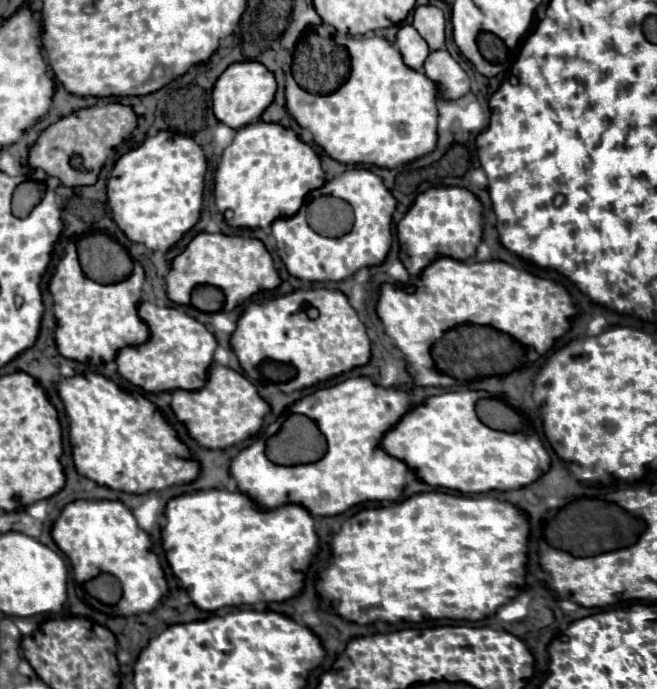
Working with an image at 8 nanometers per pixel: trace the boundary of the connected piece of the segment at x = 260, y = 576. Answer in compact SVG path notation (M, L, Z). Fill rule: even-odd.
M205 490L205 492L193 492L193 494L181 494L181 496L175 496L167 502L167 508L165 508L165 520L167 524L163 526L161 530L161 538L163 538L163 550L165 550L165 558L169 562L169 568L171 572L175 574L175 578L181 582L181 588L189 594L189 598L193 600L193 604L203 610L203 612L215 612L223 606L241 606L241 604L255 604L255 602L283 602L283 600L289 600L293 596L297 596L301 592L301 588L304 586L305 571L299 570L299 568L309 568L315 554L317 554L317 534L313 530L313 518L311 514L303 508L303 506L297 506L297 504L285 504L285 506L279 506L277 510L271 510L271 512L263 512L259 510L245 494L241 492L225 492L225 490Z

